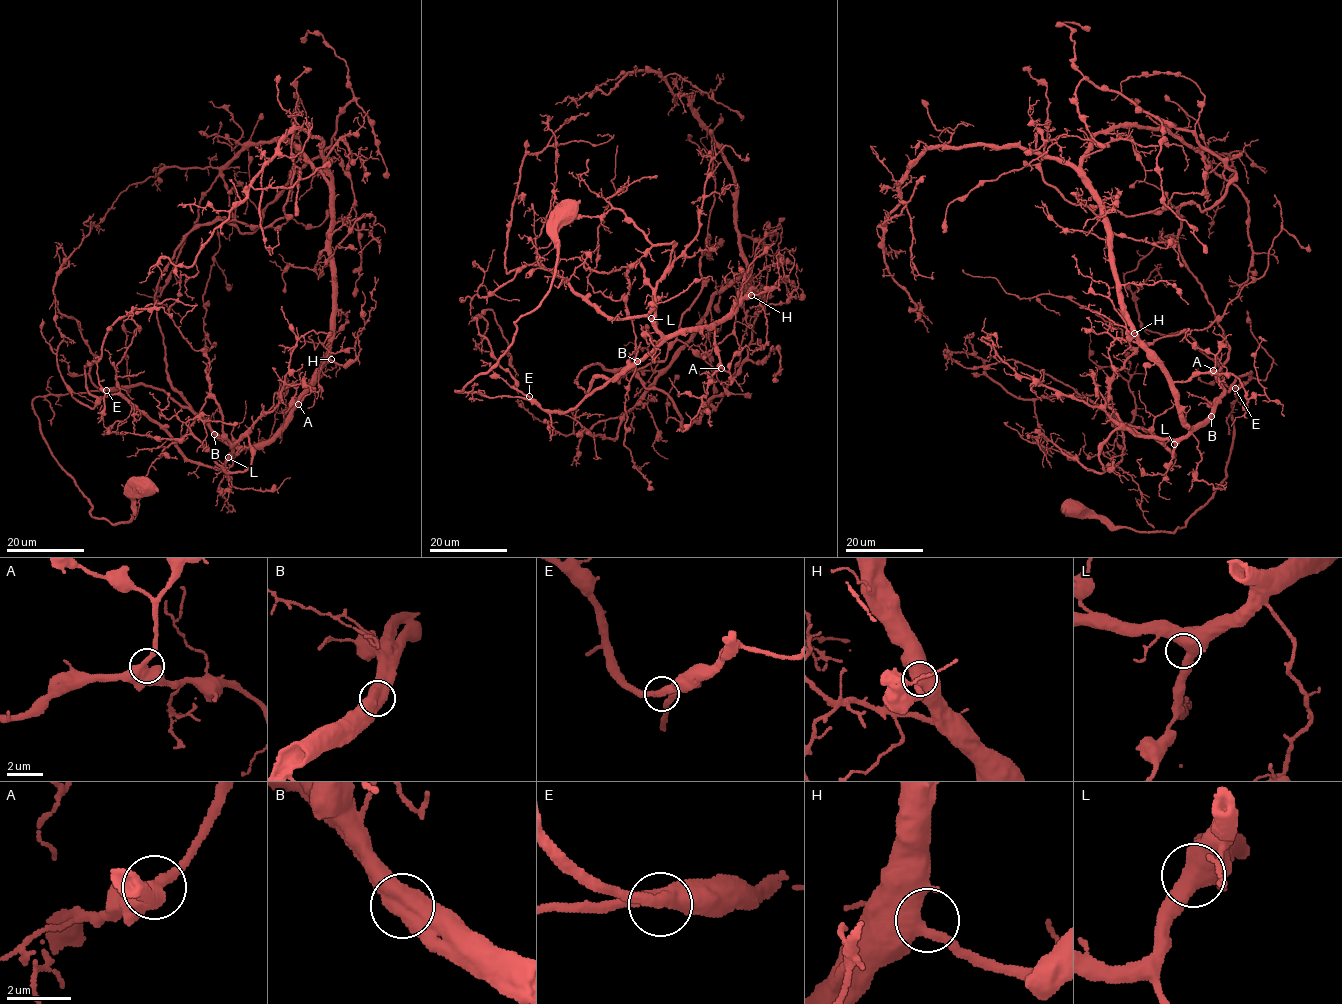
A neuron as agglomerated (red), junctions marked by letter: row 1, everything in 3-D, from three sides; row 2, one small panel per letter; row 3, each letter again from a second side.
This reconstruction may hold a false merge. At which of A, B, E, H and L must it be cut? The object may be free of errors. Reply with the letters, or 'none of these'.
none of these

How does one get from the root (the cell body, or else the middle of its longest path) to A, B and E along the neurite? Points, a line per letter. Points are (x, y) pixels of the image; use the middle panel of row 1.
A: (560, 212), (547, 295), (488, 371), (456, 391), (569, 412), (668, 339), (712, 326), (721, 368)
B: (560, 212), (547, 295), (516, 322), (514, 341), (488, 371), (456, 391), (520, 396), (569, 412), (637, 362)
E: (560, 212), (557, 260), (547, 295), (516, 322), (514, 341), (488, 371), (456, 390), (488, 397), (529, 396)

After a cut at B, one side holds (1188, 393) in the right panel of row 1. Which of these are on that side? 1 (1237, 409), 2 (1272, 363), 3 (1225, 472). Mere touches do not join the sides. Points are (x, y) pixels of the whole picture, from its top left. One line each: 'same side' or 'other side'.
1: same side
2: same side
3: same side

